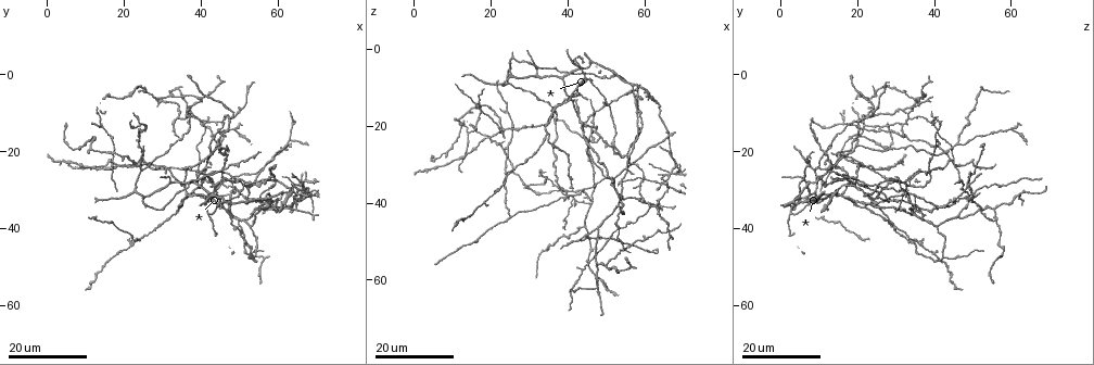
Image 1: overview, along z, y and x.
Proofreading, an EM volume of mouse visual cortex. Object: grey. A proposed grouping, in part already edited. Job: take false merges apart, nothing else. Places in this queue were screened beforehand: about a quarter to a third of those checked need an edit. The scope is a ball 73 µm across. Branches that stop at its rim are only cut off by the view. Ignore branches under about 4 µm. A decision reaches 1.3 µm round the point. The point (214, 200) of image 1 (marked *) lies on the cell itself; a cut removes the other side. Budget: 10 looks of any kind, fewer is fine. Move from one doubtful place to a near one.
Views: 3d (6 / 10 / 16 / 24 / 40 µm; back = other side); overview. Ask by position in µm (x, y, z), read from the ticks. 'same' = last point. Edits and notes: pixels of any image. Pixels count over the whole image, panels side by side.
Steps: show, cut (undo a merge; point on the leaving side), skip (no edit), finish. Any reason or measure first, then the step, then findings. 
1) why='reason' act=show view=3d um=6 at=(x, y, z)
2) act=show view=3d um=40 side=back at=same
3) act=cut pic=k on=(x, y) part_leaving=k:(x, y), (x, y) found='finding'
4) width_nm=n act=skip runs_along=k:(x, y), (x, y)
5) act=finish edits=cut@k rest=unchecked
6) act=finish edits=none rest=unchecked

why='arms part here' act=show view=3d um=16 at=(50.0, 38.0, 56.0)

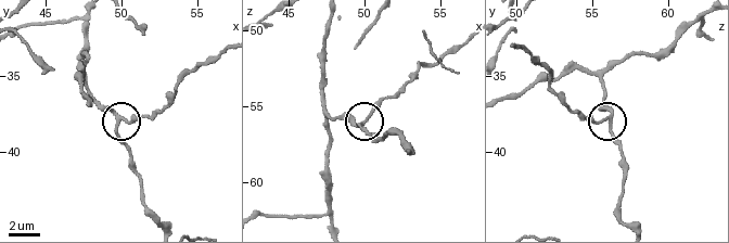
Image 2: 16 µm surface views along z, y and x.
why='zoom in' act=show view=3d um=6 at=(50.0, 37.8, 56.0)

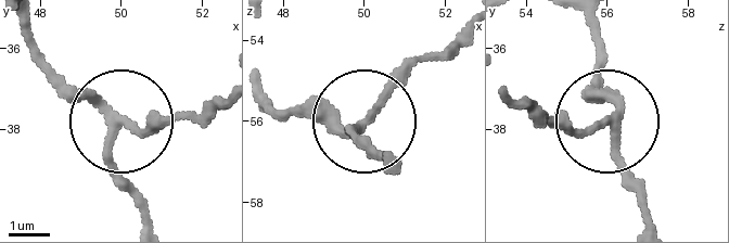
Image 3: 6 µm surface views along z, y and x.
side_arm_um=23 act=skip runs_along=3:(586, 21), (619, 166), (641, 204) found='one cell here'

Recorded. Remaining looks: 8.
why='thin arm on a thick one' act=show view=3d um=24 at=(48.0, 37.5, 46.5)

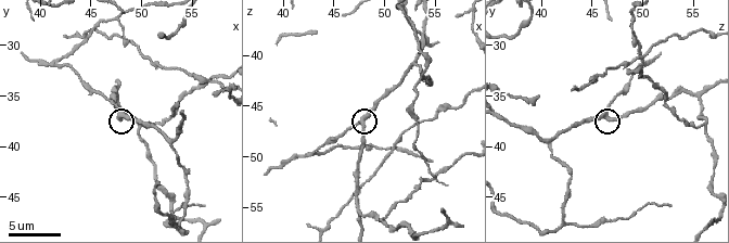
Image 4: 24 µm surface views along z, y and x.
why='zoom in' act=show view=3d um=6 at=(47.8, 37.0, 46.6)

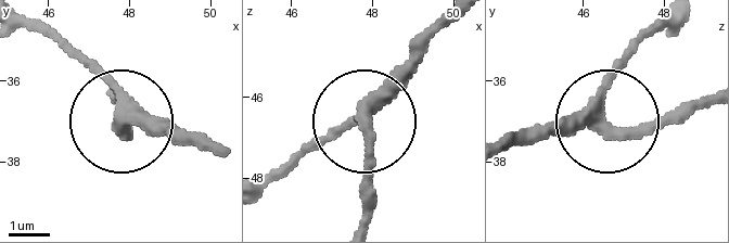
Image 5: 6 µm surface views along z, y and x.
act=skip runs_along=5:(455, 17), (361, 120), (331, 131), (293, 169) found='one cell here'

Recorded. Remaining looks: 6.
why='three arms meet' act=show view=3d um=16 at=(63.0, 34.5, 41.0)

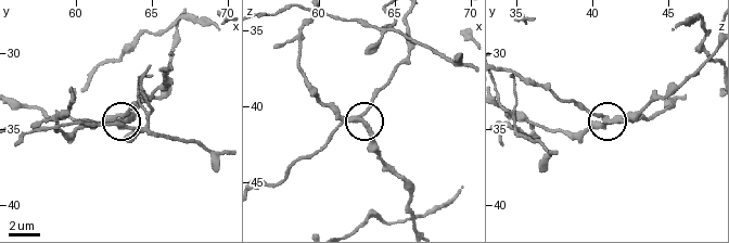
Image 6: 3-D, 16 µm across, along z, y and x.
act=show view=3d um=6 at=(62.8, 34.2, 40.8)

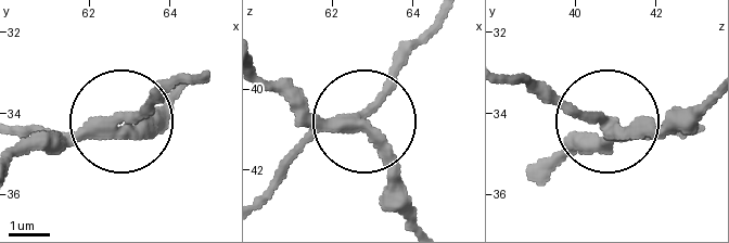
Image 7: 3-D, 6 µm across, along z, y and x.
arms=3 act=cut pic=7 on=(146, 107) found='two cells meet here'

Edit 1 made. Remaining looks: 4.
why='see it whole again' act=show view=overview

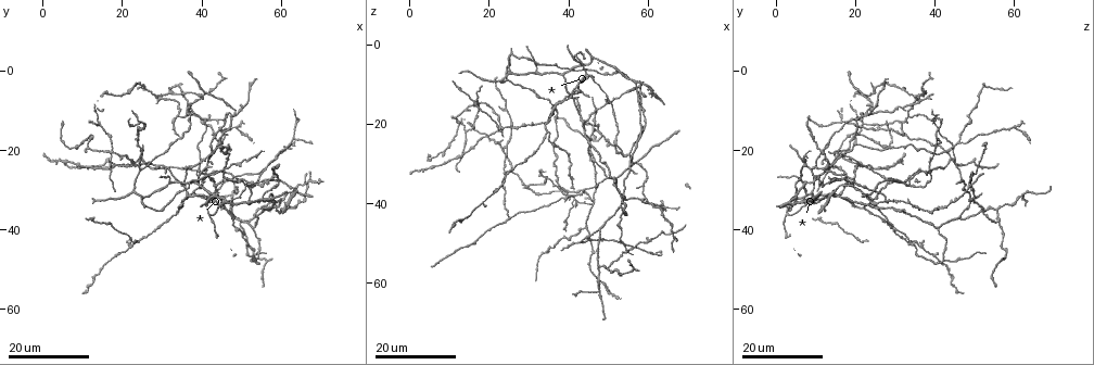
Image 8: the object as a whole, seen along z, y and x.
why='three-way junction' act=show view=3d um=24 at=(53.5, 48.0, 42.5)

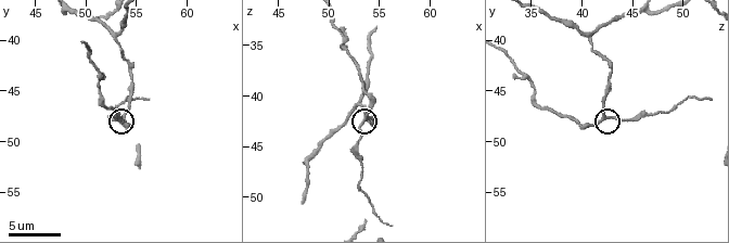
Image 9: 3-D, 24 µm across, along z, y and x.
why='zoom in' act=show view=3d um=10 at=(53.6, 47.6, 42.2)

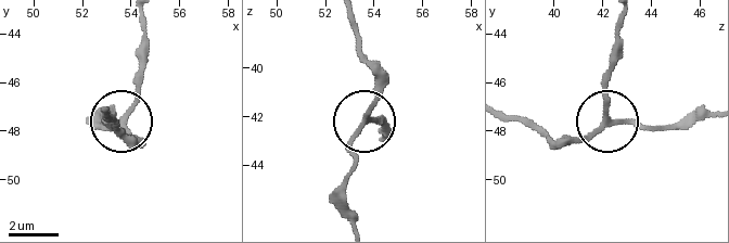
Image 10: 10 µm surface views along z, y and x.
width_nm=180 act=skip found='all the same cell'

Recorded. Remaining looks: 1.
act=finish edits=cut@7 rest=unchecked

